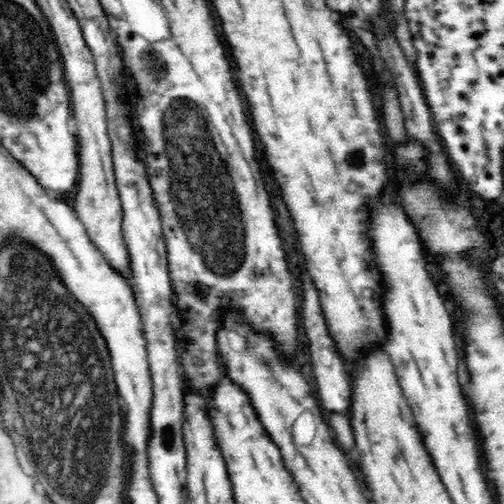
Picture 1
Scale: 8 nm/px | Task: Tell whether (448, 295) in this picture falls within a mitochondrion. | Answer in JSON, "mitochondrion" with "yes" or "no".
{"mitochondrion":"no"}

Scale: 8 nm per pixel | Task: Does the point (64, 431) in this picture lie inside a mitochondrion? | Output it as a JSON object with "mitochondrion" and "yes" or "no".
{"mitochondrion":"yes"}

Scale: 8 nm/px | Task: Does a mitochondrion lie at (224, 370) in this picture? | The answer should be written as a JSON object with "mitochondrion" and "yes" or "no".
{"mitochondrion":"no"}

